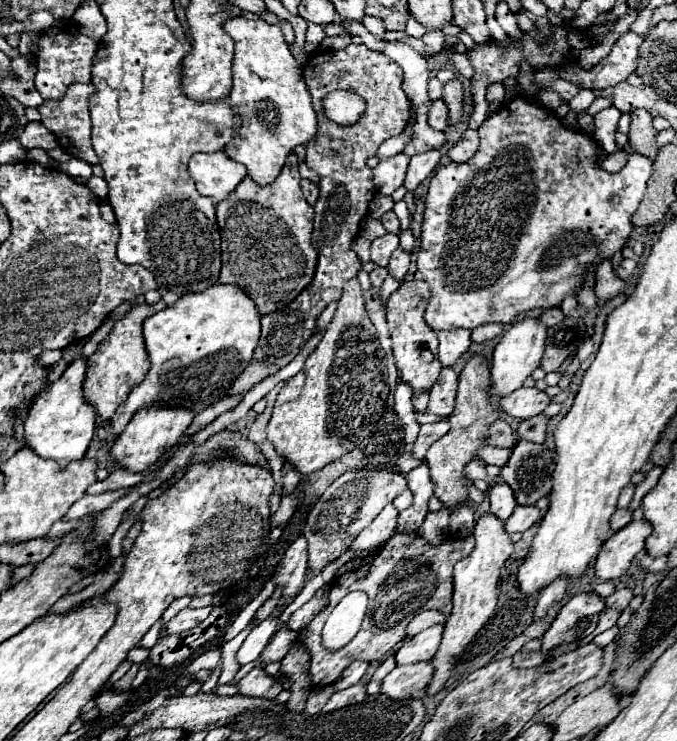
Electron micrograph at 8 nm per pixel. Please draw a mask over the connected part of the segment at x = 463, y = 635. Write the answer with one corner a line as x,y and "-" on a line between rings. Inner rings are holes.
486,513
480,521
476,521
474,539
476,539
476,547
470,553
470,557
462,559
454,567
454,597
452,597
454,609
448,615
440,649
438,649
434,661
432,661
434,663
434,677
432,677
432,681
428,685
428,691
426,691
428,697
434,697
436,693
440,693
444,689
446,681
454,675
454,667
458,663
458,657
472,643
476,633
492,617
492,613
496,609
496,603
498,603
498,595
500,595
498,593
498,583
500,583
502,569
506,567
506,561
514,553
514,545
510,541
510,535
504,531
504,523
500,523
490,513

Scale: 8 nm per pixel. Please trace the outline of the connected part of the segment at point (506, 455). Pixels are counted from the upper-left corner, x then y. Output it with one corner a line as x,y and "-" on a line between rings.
486,445
478,453
480,453
482,459
486,459
488,465
498,465
498,467
504,467
508,463
508,459
510,459
510,449
502,449
502,447

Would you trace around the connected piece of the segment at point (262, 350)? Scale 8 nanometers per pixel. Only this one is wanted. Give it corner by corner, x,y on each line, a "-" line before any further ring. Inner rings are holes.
350,45
342,51
318,51
314,53
306,67
304,67
304,79
306,79
306,85
308,85
308,91
312,95
312,107
314,111
318,113
318,137
316,141
308,143
306,145
306,163
310,169
314,169
320,177
322,177
322,183
320,183
320,199
318,203
314,205
314,233
312,233
312,243
314,247
318,249
320,257
318,257
318,267
316,267
316,275
312,279
312,283
290,303
286,305
284,309
276,311
276,313
270,313
270,315
264,315
262,317
262,335
260,335
260,341
258,341
258,347
254,349
254,355
252,355
252,361
250,365
240,373
240,377
232,383
230,387
230,393
228,395
246,395
256,383
264,381
266,377
278,373
284,365
288,365
298,353
300,349
304,347
304,343
312,337
314,333
314,327
316,327
316,321
320,317
320,313
326,309
328,303
336,301
342,297
342,287
346,281
354,279
358,275
358,271
362,269
362,261
358,259
358,255
352,251
352,241
358,237
360,233
360,223
366,219
368,215
368,205
372,203
372,199
376,197
376,187
372,183
372,169
366,165
366,159
370,155
376,153
376,149
380,147
380,143
384,143
386,139
402,133
406,129
406,123
412,115
412,103
410,99
406,97
406,93
402,91
402,67
398,63
394,63
390,57
378,53
378,51
372,51
368,49
366,45
-
334,89
346,89
346,91
354,91
358,93
360,97
366,99
366,105
368,105
368,111
366,115
360,119
360,123
352,125
352,127
340,127
336,123
332,123
324,111
322,111
322,99
326,93
334,91

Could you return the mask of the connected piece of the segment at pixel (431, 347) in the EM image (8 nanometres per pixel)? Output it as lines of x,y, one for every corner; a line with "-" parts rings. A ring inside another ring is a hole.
424,295
420,299
422,299
422,305
412,305
412,313
386,313
396,369
400,373
400,379
408,383
414,393
426,393
438,381
438,375
442,371
442,365
438,359
438,337
424,323
424,305
426,305

